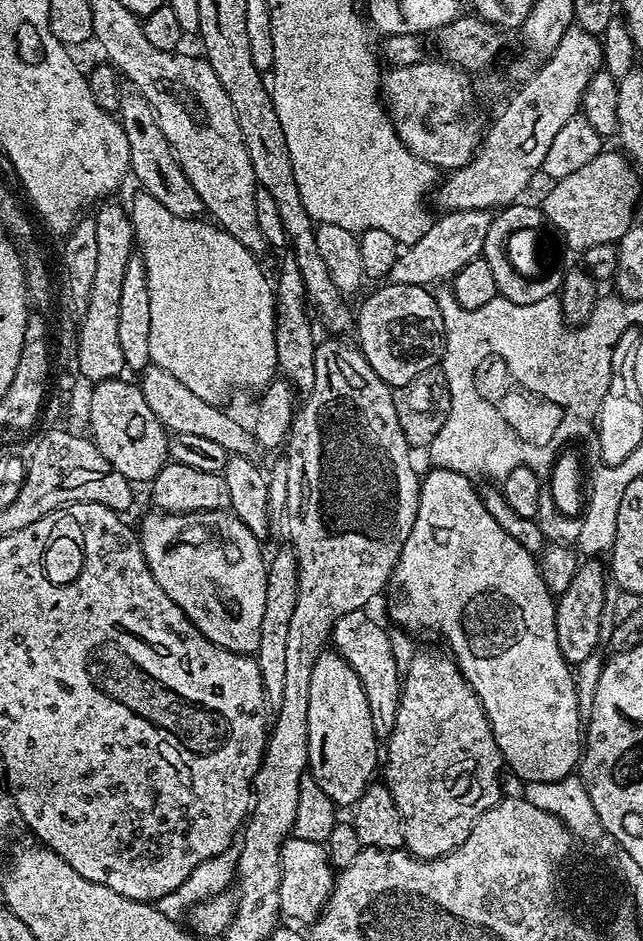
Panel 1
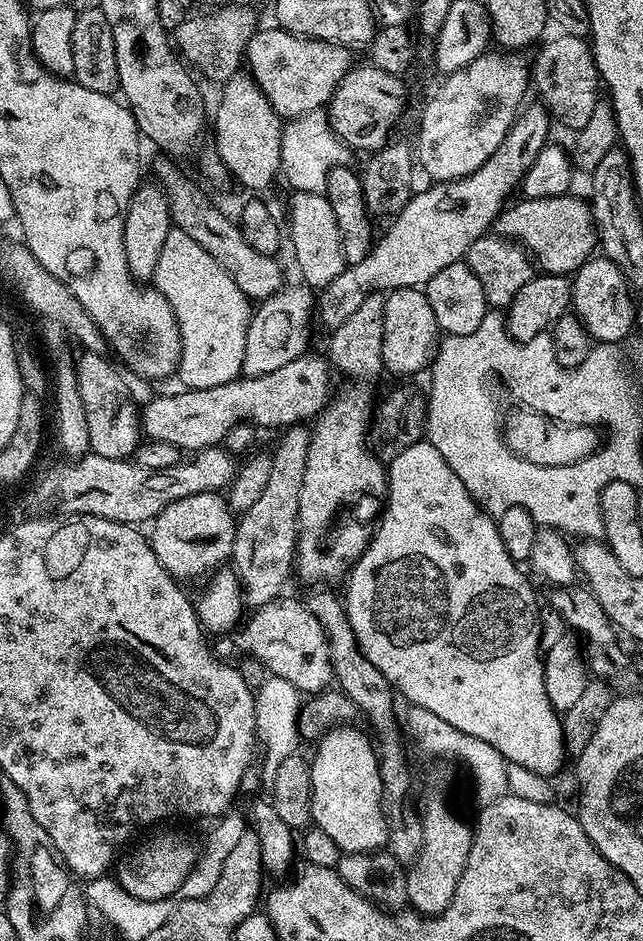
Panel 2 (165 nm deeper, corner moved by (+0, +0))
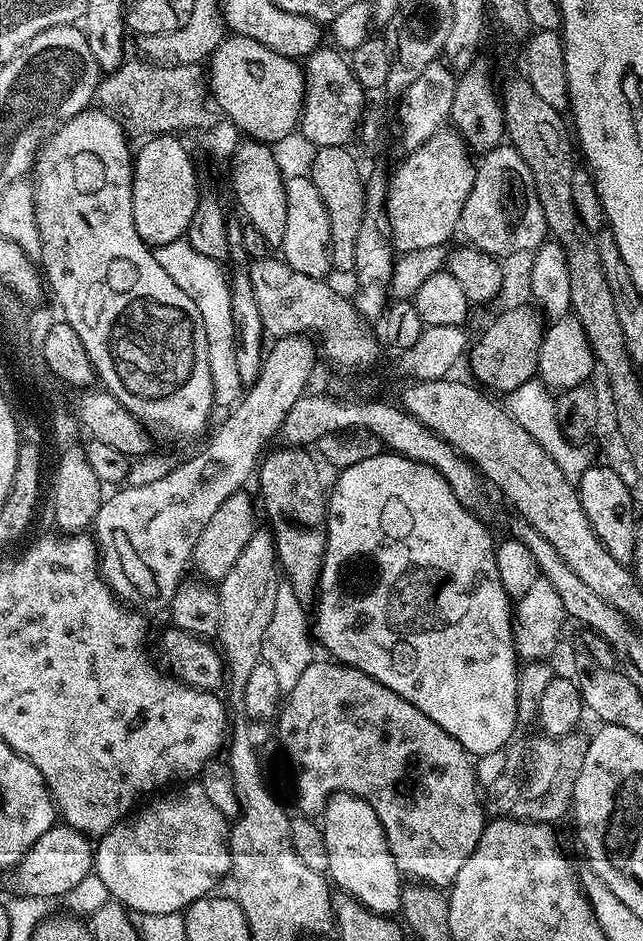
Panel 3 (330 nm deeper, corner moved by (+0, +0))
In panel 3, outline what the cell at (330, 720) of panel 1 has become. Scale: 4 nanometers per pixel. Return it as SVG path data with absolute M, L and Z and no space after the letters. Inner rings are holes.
M338 792L328 799L328 805L324 807L322 827L326 854L330 854L327 875L331 883L372 912L383 916L399 913L402 874L394 862L394 854L390 854L390 846L386 842L382 822L378 822L378 814L374 814L374 806L349 792Z

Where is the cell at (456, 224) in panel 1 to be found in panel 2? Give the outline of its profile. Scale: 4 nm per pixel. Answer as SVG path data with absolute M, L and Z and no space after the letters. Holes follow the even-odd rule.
M297 285L282 286L253 309L247 326L246 354L243 356L242 370L244 376L261 377L262 374L270 374L307 353L310 326L314 324L316 296L309 286Z

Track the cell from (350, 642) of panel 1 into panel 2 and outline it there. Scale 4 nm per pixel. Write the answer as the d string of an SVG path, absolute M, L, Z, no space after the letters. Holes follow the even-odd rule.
M287 596L266 602L261 608L255 609L251 613L252 617L247 617L248 625L246 620L235 635L224 634L217 639L220 641L214 644L214 651L217 656L228 658L233 644L238 651L244 652L240 654L247 654L251 659L257 660L265 673L277 680L290 682L301 694L325 691L333 683L334 677L328 639L322 630L322 622L318 622L318 618L310 614L303 599L295 600L294 597Z

